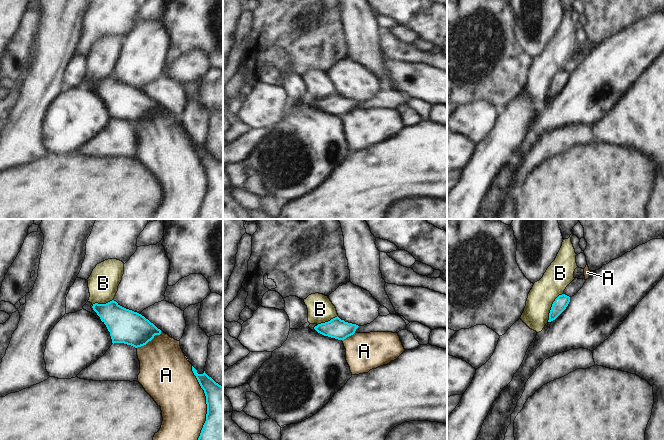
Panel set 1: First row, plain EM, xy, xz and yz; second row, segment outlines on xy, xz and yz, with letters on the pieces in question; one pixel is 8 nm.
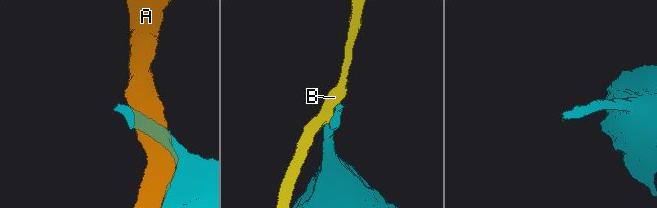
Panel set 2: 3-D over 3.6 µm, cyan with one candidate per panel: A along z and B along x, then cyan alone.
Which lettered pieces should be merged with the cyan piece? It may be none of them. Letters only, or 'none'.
none

